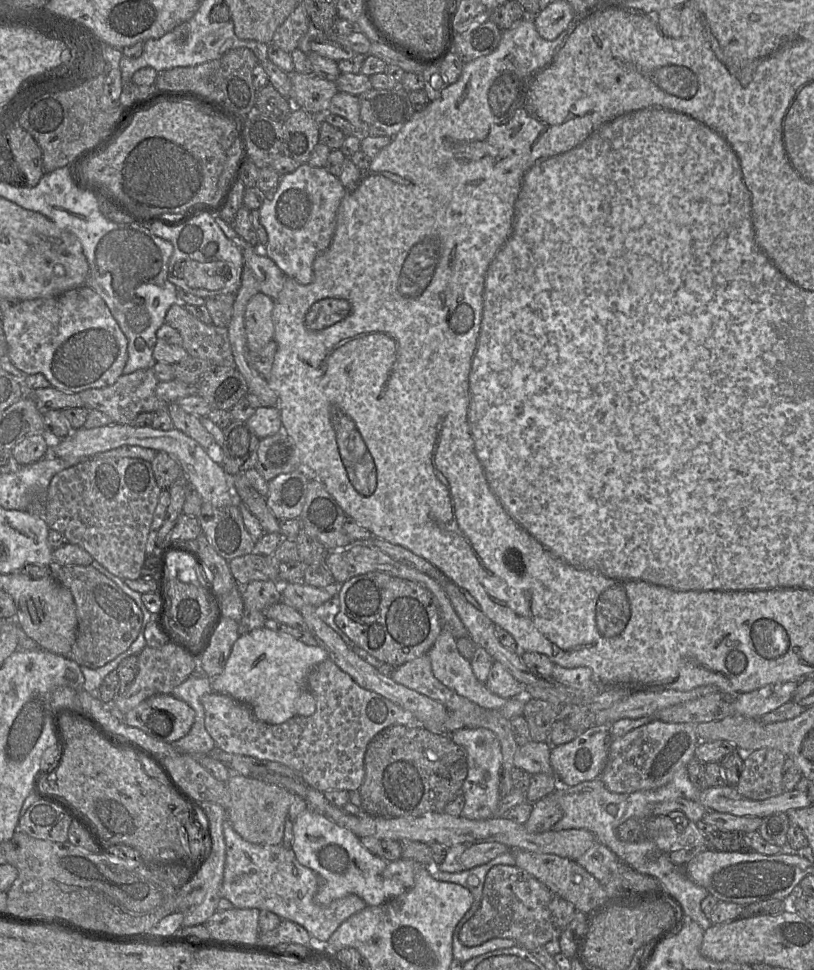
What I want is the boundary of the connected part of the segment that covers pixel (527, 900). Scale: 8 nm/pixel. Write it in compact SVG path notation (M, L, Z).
M496 865L484 881L479 909L460 930L459 940L466 947L475 947L493 938L513 939L528 951L558 939L574 919L575 906L551 891L528 872L517 866Z

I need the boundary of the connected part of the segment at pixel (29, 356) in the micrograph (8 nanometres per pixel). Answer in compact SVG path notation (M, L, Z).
M86 284L71 290L68 290L58 296L51 298L40 298L34 300L16 301L10 309L8 309L1 318L4 335L7 341L7 359L20 371L27 375L42 374L51 384L65 393L80 393L88 389L97 389L108 387L116 382L123 375L123 369L128 359L128 340L117 321L112 316L108 306L101 296Z

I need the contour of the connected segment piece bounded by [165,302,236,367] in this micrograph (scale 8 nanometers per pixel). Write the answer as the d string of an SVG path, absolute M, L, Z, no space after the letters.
M181 302L173 304L166 313L165 323L167 323L169 326L173 327L180 333L183 339L182 346L187 351L189 356L208 361L214 366L236 367L232 347L229 340L228 329L225 327L215 326L214 324L207 325L203 323L198 318L193 316L190 312L188 312L184 305L188 304L182 304Z

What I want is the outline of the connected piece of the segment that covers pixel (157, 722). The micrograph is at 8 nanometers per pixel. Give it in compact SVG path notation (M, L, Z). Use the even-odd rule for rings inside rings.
M157 694L125 714L125 723L151 737L173 743L188 734L195 721L195 711L172 694Z

